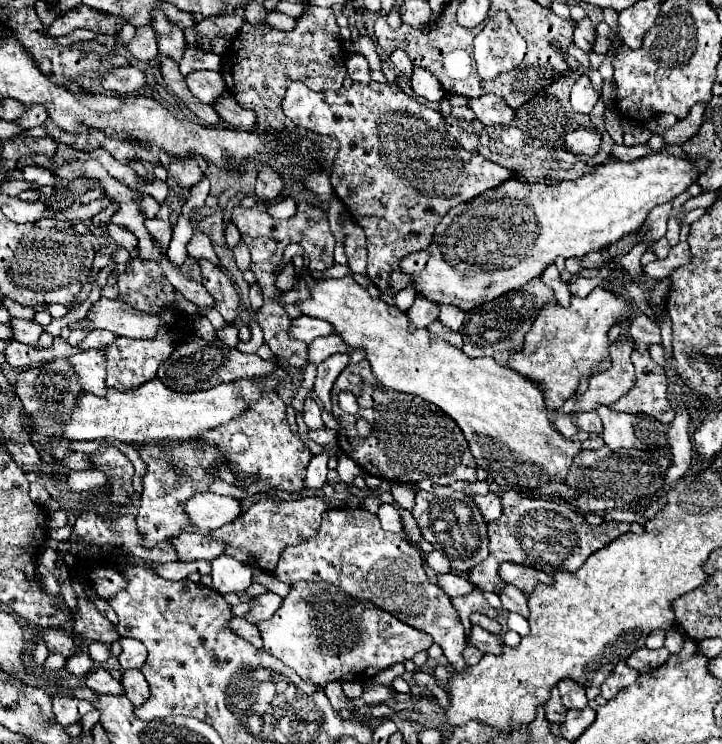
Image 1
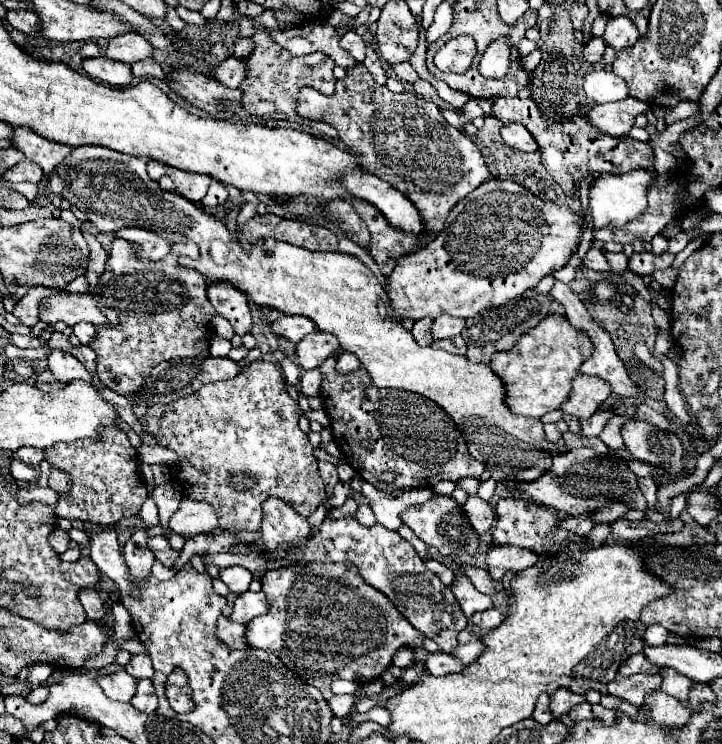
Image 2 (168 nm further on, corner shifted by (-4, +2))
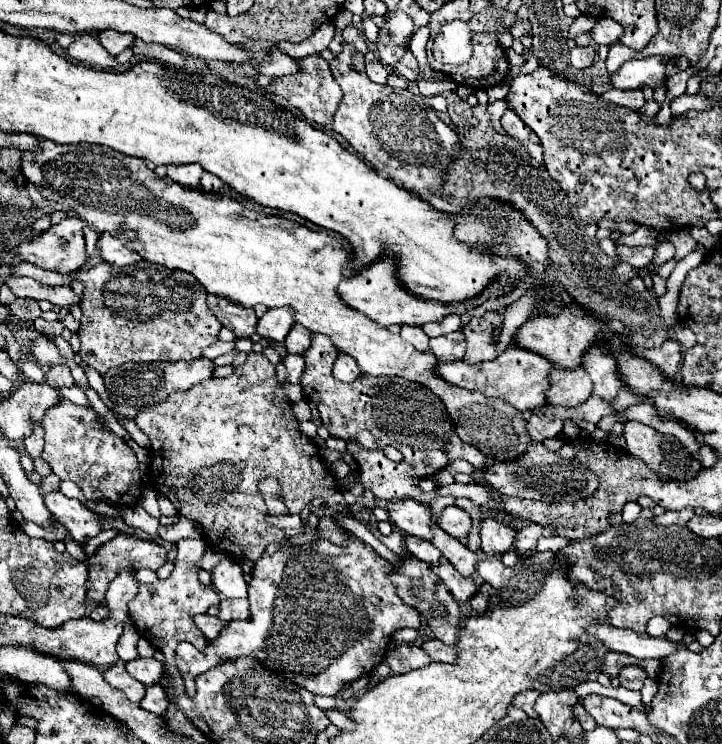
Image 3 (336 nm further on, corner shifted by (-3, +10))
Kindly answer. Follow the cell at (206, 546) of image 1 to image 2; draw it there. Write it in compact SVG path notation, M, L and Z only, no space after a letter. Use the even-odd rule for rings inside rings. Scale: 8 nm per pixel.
M163 534L153 536L153 538L149 540L149 548L153 550L155 558L159 558L165 566L173 566L173 564L177 562L177 558L179 558L179 550L173 550L173 548L169 546L167 536L163 536Z

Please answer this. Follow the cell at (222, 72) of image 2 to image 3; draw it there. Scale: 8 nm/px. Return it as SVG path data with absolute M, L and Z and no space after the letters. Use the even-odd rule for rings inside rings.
M272 48L266 54L266 60L256 66L260 74L268 74L268 76L284 76L284 74L292 74L298 72L298 64L294 58L290 58L288 54L280 52L278 48Z

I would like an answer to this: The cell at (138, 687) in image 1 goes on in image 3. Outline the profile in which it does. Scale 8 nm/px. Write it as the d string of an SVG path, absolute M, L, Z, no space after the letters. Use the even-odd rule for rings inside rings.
M160 684L148 686L148 688L146 688L146 696L144 696L144 700L140 702L140 706L142 706L144 710L148 710L148 712L152 712L152 714L158 714L158 716L162 716L162 714L166 712L168 704L170 704L170 702L168 702L166 692L164 692L164 688L162 688Z

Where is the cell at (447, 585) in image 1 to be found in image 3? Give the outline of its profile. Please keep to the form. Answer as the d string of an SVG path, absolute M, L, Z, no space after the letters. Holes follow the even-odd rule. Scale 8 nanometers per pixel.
M404 534L404 548L410 550L418 560L422 560L422 562L426 562L430 566L436 566L438 560L440 560L440 550L434 548L430 542L420 540L416 536Z

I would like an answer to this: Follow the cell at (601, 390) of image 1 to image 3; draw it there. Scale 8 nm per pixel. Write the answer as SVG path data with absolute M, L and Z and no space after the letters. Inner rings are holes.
M584 368L550 372L550 386L546 390L546 402L552 406L578 406L592 394L592 380Z

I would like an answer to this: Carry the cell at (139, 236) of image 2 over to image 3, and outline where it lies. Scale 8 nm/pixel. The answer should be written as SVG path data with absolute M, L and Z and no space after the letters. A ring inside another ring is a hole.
M104 232L100 236L100 256L102 256L102 260L108 262L114 268L122 268L122 266L140 262L142 258L136 252L126 248L126 244L124 244L126 240L128 238L120 238L120 236L112 236L112 234Z

